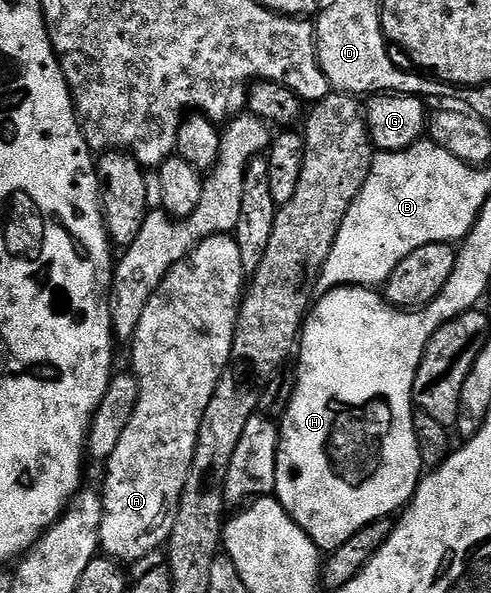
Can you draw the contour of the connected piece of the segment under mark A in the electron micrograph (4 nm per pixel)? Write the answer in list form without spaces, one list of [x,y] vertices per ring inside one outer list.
[[[215,235],[200,242],[187,257],[170,268],[158,290],[148,299],[144,315],[132,338],[134,366],[140,399],[116,451],[104,462],[106,482],[100,486],[102,494],[102,522],[100,523],[101,552],[119,563],[138,561],[149,553],[163,548],[170,540],[176,519],[180,495],[192,467],[200,423],[208,403],[216,391],[218,381],[230,361],[234,342],[234,325],[238,322],[238,308],[242,306],[244,282],[248,274],[240,263],[240,247],[233,236]]]

